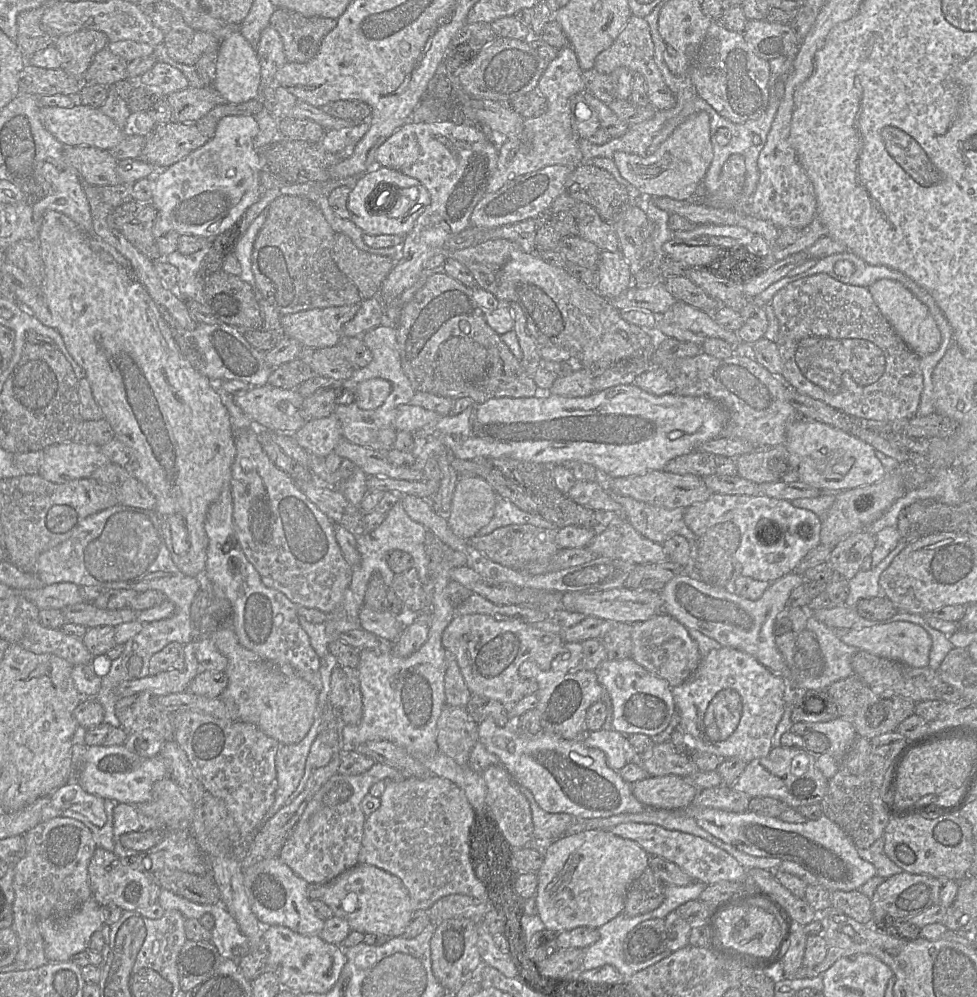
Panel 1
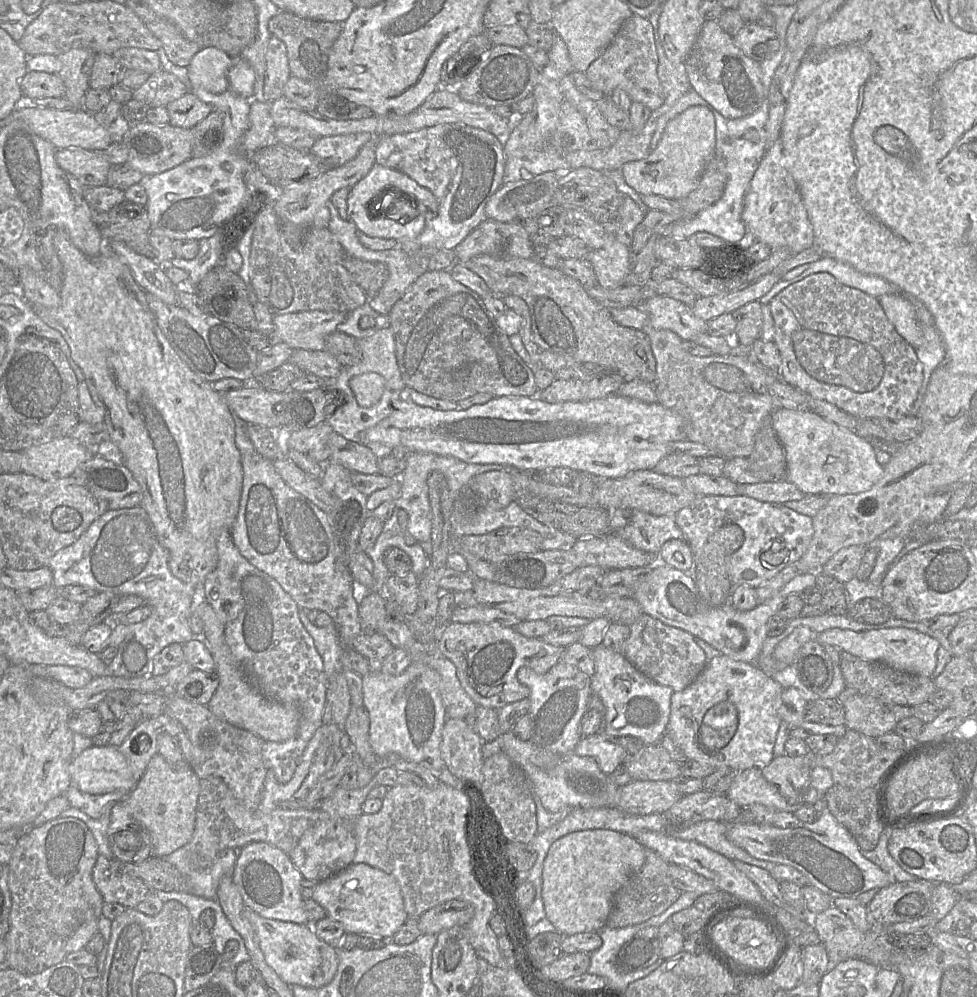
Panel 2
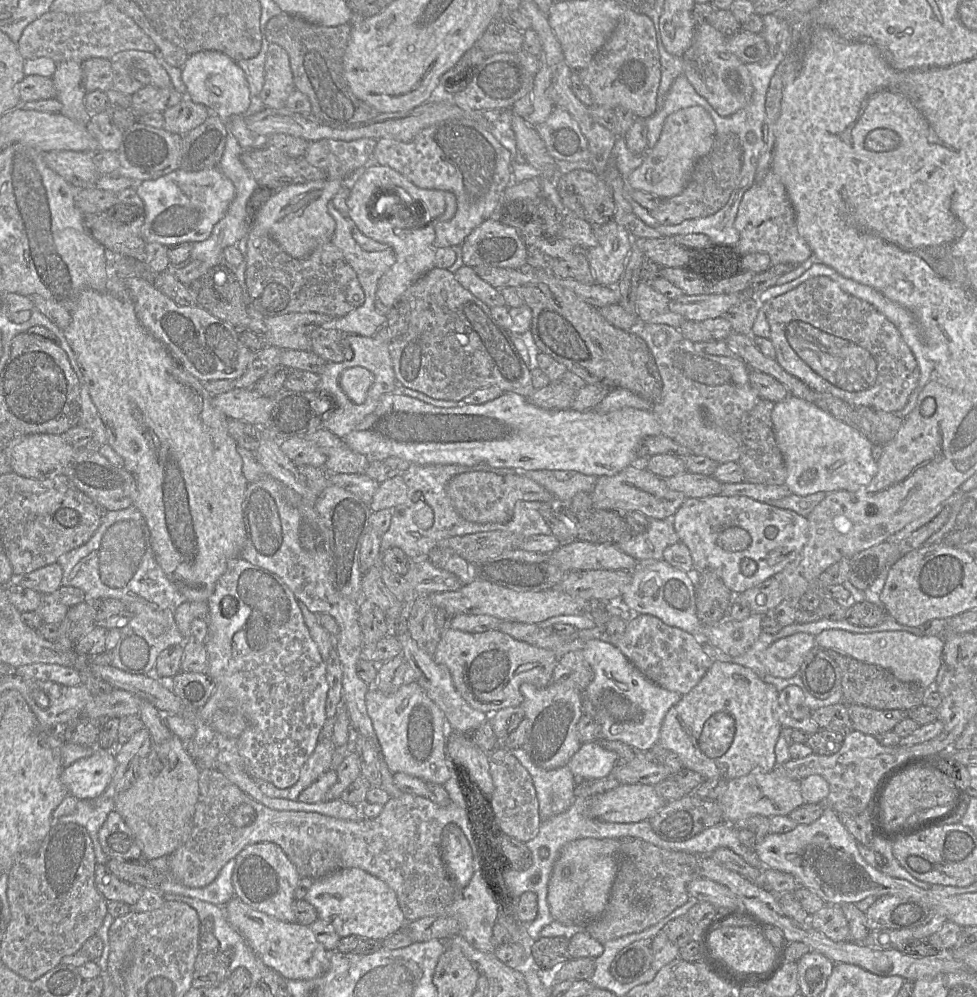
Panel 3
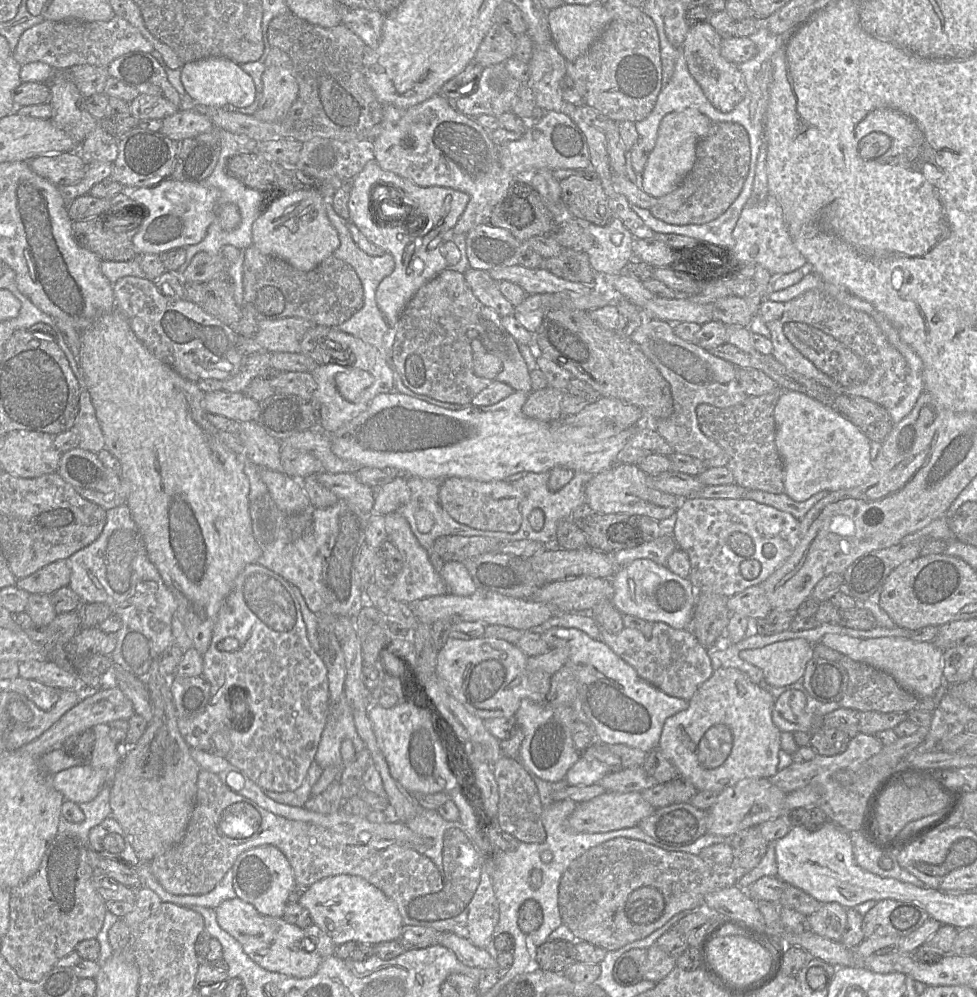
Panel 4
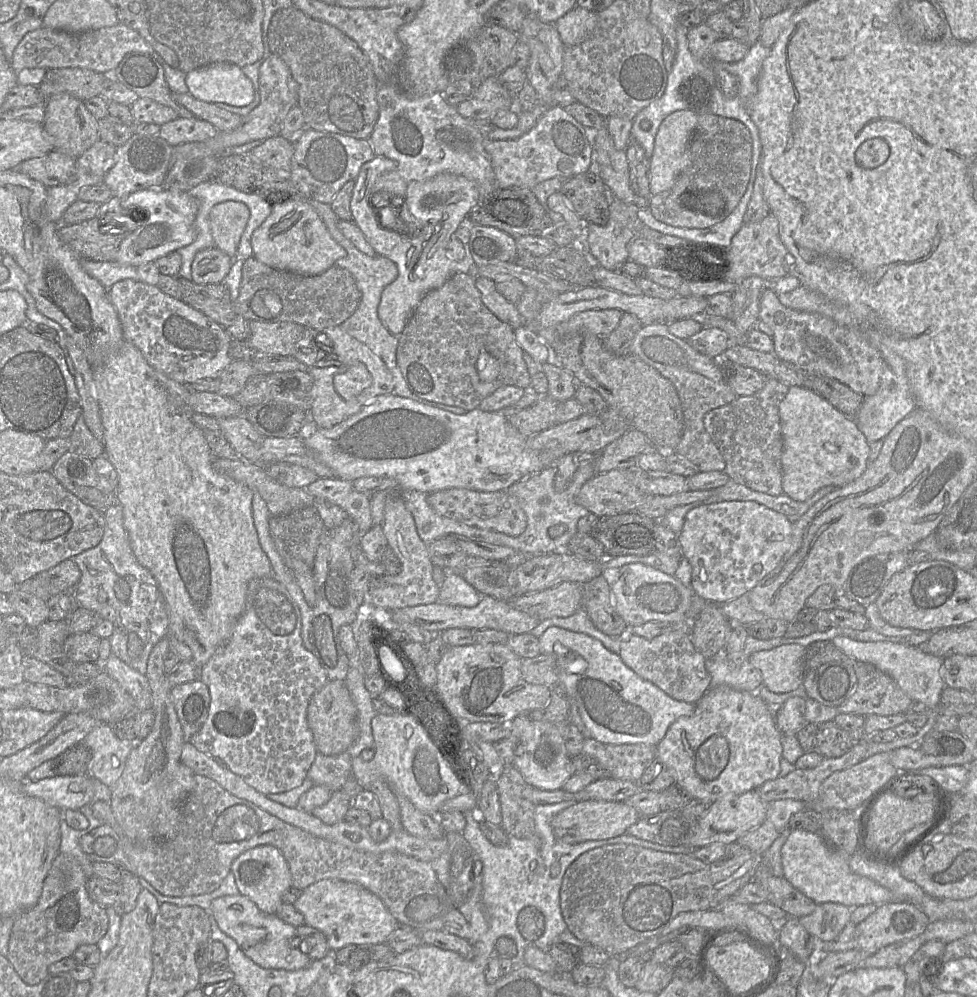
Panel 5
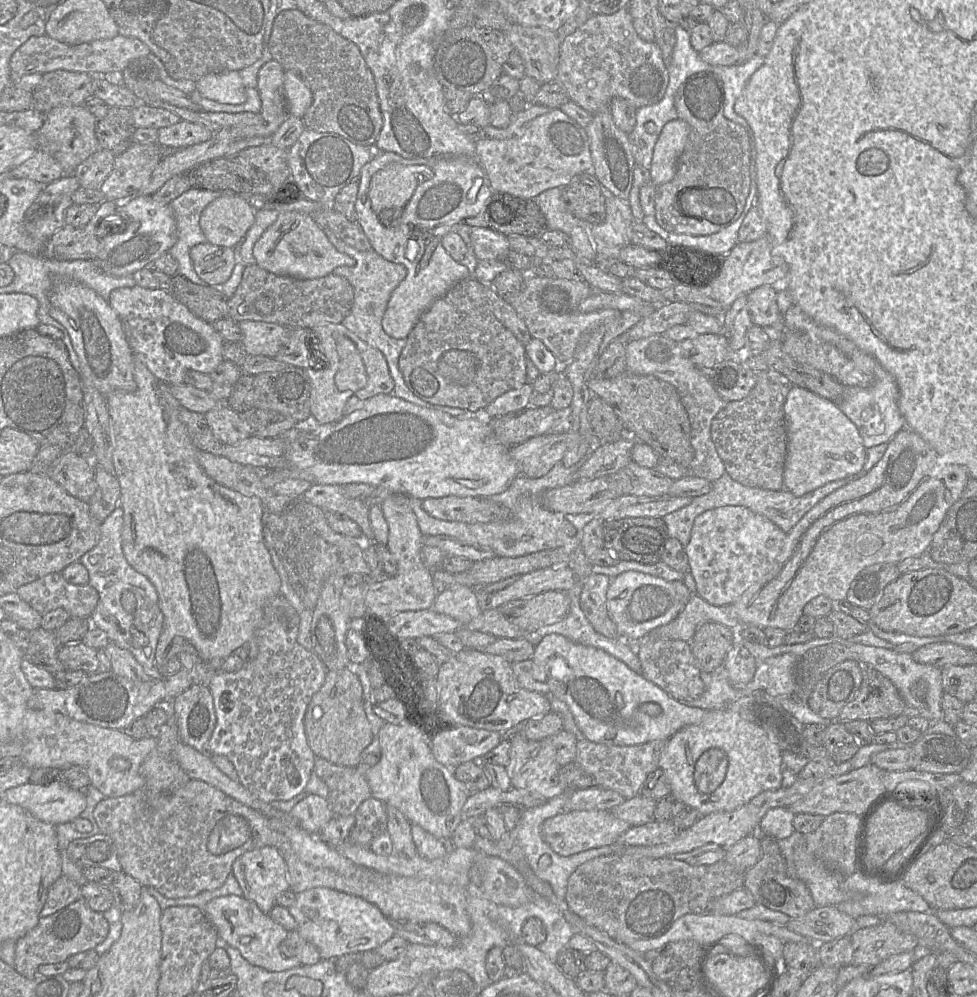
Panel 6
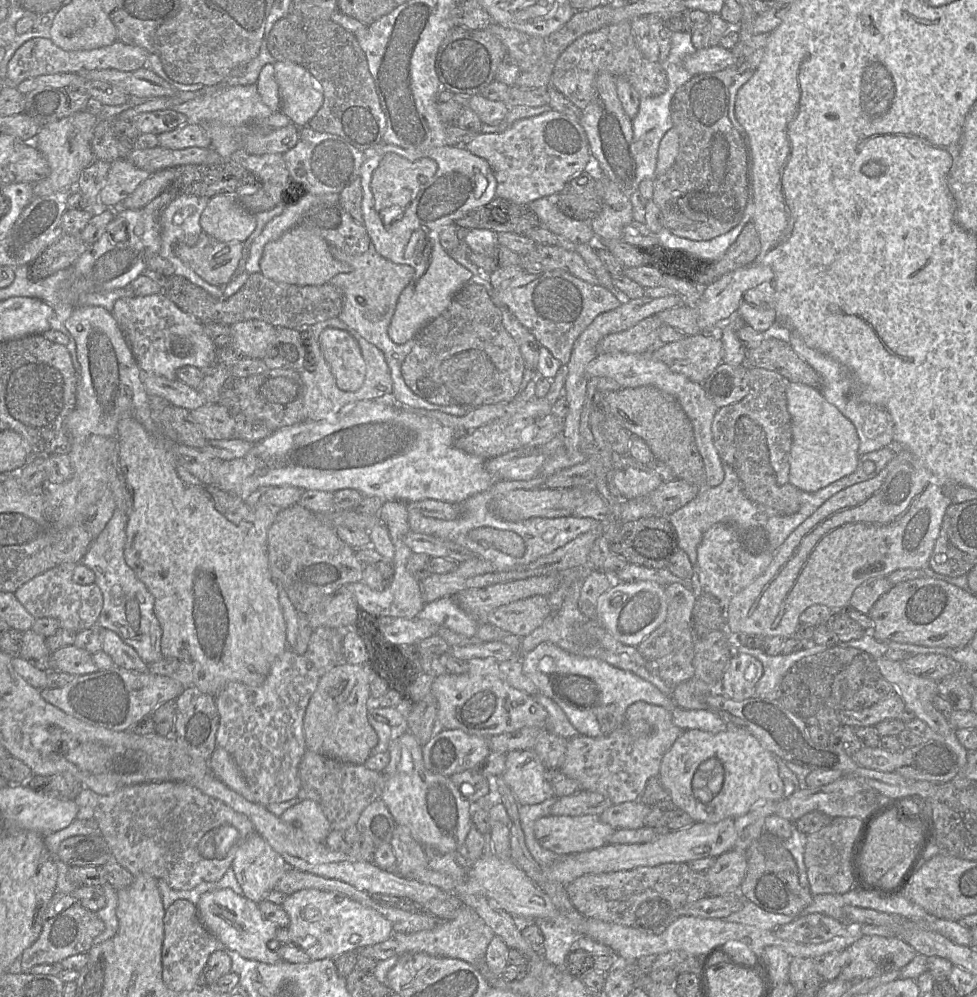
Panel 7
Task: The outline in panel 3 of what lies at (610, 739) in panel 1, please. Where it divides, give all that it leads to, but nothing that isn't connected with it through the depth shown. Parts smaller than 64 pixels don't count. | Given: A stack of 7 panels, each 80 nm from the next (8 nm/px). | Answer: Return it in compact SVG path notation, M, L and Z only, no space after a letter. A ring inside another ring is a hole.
M599 740L582 743L568 766L578 781L607 777L617 766L618 754L604 748Z

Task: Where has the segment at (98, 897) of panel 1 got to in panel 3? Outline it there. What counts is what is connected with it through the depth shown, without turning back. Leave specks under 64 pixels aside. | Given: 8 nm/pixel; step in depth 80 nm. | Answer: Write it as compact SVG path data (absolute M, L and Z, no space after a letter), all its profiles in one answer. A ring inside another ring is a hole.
M96 862L94 880L97 890L107 901L121 901L134 906L142 894L143 887L119 879L106 864Z

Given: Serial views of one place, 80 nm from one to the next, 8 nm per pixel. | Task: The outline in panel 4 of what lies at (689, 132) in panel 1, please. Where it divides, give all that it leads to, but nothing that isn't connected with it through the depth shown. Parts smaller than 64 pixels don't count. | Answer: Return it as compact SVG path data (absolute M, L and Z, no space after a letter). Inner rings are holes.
M685 108L665 115L659 125L655 146L636 184L654 198L673 191L692 169L696 160L696 145L708 133L710 125L711 120L696 108Z

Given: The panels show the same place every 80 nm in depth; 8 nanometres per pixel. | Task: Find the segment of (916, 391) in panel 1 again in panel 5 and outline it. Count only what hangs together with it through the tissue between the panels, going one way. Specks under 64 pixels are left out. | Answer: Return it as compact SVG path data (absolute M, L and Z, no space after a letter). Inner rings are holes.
M772 288L762 293L759 320L773 331L773 353L782 361L806 371L834 379L863 396L889 388L893 372L880 352L864 334L853 327L837 324L817 313L798 311L780 303Z

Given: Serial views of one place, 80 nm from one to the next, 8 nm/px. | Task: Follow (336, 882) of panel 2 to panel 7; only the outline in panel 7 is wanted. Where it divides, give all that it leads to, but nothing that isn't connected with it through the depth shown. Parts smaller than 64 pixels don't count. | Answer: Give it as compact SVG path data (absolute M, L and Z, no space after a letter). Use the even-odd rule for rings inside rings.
M300 890L287 896L281 906L290 919L287 929L292 944L302 949L312 961L356 952L386 941L393 933L391 923L380 913L339 893Z

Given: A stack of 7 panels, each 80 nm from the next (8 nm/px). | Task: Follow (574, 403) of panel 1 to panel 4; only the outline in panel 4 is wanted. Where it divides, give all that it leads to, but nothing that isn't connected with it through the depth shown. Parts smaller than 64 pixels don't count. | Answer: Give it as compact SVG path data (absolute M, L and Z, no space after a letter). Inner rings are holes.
M515 391L508 397L491 406L479 407L468 405L461 410L454 411L429 404L423 400L418 400L401 393L378 394L371 400L367 408L358 416L342 425L335 432L328 433L331 436L332 451L339 458L355 461L362 467L375 467L380 469L392 467L396 468L397 470L403 471L404 473L406 473L407 476L416 476L425 479L445 480L451 477L459 477L469 478L481 482L492 482L506 480L511 475L520 472L540 473L551 471L557 467L569 468L574 470L575 472L588 472L592 474L598 474L600 472L611 469L617 464L618 453L623 449L628 440L636 433L639 427L637 425L631 426L623 430L619 434L605 440L595 440L593 438L588 438L584 436L584 433L580 433L580 428L563 423L562 420L559 420L558 422L543 422L526 417L522 412L522 407L524 406L528 395L528 393L525 393L523 391Z

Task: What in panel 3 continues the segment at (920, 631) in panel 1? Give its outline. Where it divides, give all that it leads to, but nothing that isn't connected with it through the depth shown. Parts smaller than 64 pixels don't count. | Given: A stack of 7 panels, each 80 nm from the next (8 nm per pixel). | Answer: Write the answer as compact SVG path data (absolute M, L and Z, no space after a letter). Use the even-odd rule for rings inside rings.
M824 630L815 636L816 645L839 651L858 661L879 666L891 672L898 680L932 689L943 661L943 636L915 635L906 631L883 631L858 634L844 630Z

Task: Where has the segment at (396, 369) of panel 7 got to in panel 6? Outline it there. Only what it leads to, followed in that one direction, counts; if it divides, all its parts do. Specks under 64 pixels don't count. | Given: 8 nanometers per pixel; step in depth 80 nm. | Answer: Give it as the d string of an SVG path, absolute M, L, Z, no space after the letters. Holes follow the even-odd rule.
M329 228L322 229L327 235L329 241L339 252L347 254L355 260L354 266L339 266L332 272L337 276L346 278L354 290L354 302L352 308L342 321L342 324L347 329L355 333L361 340L383 353L386 358L390 374L394 380L394 390L392 394L417 406L439 410L452 416L459 416L467 413L467 409L435 405L417 397L407 387L404 377L399 369L399 357L406 345L406 339L395 339L386 334L382 327L382 318L392 292L407 275L406 267L402 264L393 263L384 259L373 249L368 251L357 250L346 244Z

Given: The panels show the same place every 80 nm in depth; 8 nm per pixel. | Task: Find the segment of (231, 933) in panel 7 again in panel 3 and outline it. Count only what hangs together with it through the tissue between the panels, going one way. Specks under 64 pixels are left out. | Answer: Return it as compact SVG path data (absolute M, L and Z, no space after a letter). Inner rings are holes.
M237 896L230 899L223 909L229 923L245 938L257 957L284 979L308 980L329 969L330 952L318 942L309 926L278 920L252 908Z

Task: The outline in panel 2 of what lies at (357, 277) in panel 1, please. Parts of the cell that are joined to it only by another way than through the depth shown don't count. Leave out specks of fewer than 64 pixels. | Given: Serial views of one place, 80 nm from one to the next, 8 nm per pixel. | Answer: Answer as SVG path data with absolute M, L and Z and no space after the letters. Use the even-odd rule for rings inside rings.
M345 255L343 264L368 297L377 295L388 278L388 268L382 262L364 261Z

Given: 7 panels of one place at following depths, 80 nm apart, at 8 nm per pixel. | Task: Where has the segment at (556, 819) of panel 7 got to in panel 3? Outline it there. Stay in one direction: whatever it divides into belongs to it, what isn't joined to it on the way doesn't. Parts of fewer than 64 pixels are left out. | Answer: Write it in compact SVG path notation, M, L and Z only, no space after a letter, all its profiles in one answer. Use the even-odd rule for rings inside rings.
M620 784L613 790L600 794L592 799L589 814L591 817L605 822L634 823L648 820L666 801L657 793L655 785Z

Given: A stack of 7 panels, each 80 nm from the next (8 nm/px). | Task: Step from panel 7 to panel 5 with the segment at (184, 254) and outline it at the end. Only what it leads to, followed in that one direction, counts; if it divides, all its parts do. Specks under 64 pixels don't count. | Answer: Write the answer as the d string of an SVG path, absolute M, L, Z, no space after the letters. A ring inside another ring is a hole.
M217 247L198 251L192 261L192 281L196 284L222 283L232 266L232 258Z

